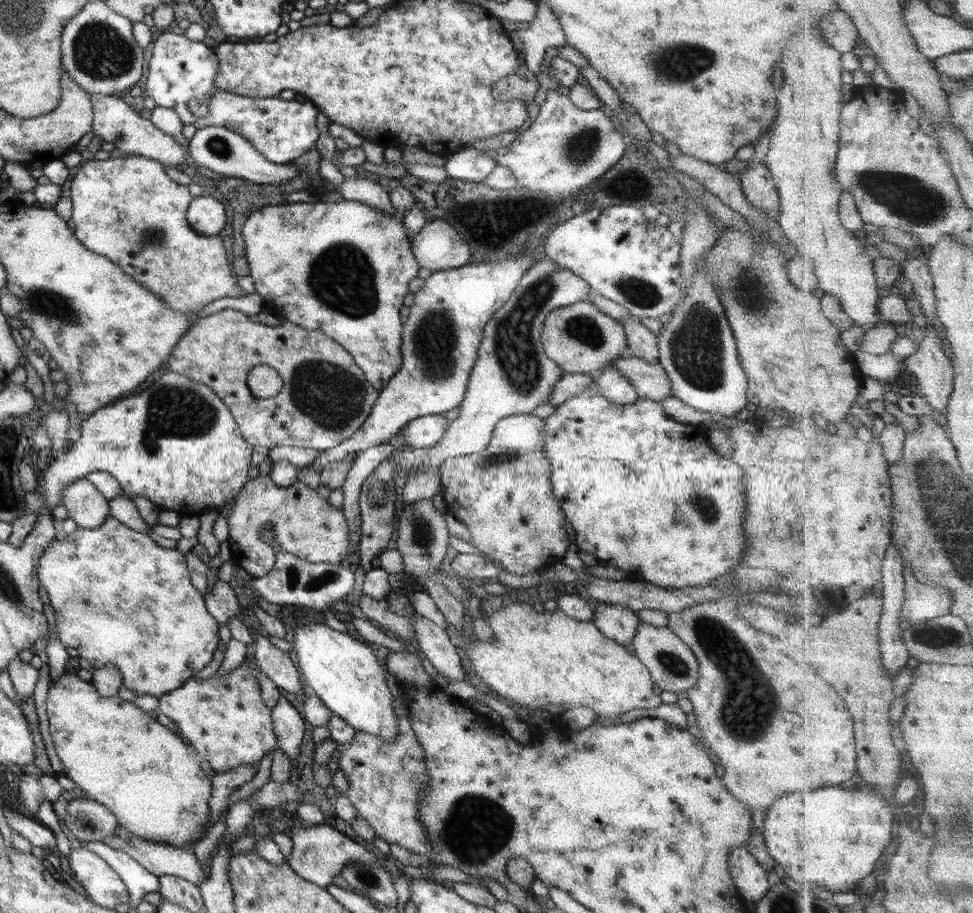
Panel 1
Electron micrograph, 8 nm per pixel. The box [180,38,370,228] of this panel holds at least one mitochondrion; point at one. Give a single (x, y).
(219, 145)

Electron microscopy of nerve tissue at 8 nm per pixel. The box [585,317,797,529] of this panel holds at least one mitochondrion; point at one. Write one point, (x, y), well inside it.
(704, 505)

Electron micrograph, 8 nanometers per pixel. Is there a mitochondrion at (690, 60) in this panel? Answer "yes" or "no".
yes

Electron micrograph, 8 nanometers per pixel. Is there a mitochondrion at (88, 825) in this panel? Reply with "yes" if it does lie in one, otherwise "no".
no

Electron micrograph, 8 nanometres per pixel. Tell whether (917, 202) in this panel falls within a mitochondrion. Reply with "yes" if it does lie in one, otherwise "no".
yes

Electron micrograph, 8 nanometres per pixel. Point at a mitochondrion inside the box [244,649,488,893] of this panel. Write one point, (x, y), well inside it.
(367, 877)

